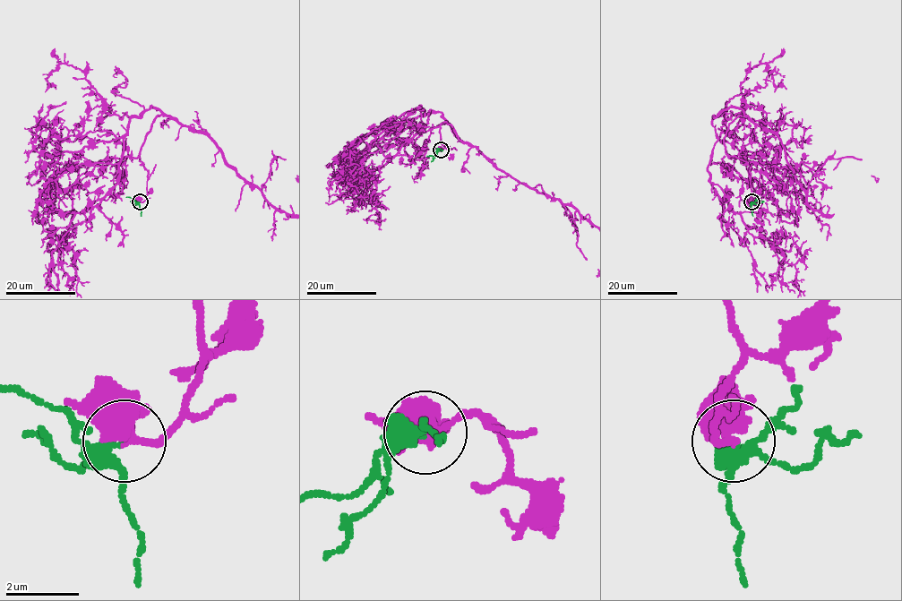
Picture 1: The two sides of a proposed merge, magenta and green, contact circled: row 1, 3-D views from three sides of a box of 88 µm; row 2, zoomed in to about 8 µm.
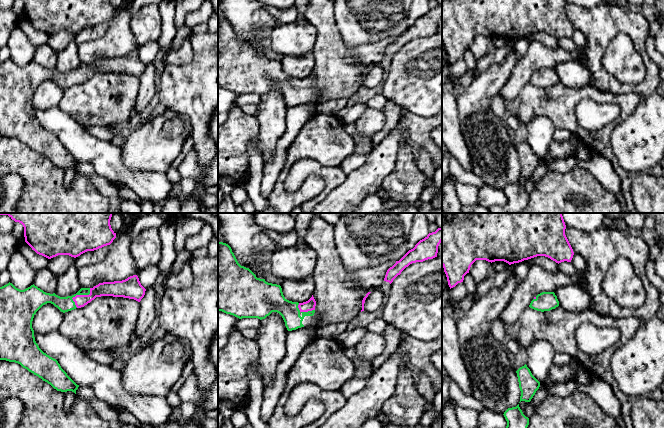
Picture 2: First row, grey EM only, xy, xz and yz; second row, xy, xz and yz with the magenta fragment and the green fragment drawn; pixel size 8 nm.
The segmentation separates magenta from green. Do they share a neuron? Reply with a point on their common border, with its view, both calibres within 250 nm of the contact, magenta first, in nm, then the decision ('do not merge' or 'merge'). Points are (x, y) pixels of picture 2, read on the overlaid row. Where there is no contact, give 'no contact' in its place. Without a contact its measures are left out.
xy (78, 295) | 110/120 nm | merge

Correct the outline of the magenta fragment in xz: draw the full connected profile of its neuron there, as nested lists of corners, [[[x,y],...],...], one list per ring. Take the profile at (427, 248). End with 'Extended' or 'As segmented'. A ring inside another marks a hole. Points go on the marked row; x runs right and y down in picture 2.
[[[442,228],[429,233],[420,240],[413,249],[409,250],[399,261],[390,267],[385,275],[384,281],[390,284],[401,274],[401,272],[412,263],[423,262],[437,257],[438,246],[442,242]]]. As segmented

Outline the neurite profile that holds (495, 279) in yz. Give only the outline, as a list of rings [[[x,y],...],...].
[[[509,265],[504,271],[492,271],[483,281],[477,284],[475,293],[471,295],[472,298],[477,300],[491,288],[502,287],[514,274],[512,265]]]

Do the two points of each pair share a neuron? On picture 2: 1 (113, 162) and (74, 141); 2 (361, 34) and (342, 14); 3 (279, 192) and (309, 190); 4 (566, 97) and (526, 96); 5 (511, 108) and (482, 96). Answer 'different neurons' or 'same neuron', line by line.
1: same neuron
2: same neuron
3: same neuron
4: same neuron
5: different neurons

